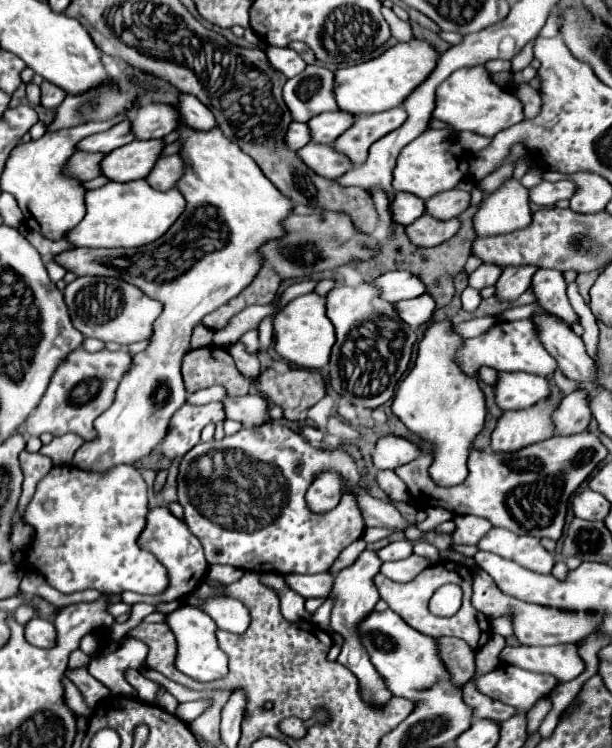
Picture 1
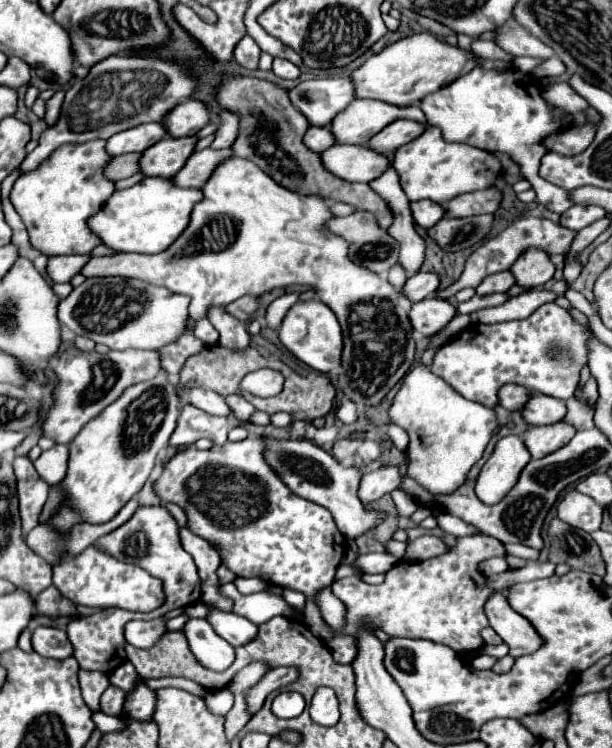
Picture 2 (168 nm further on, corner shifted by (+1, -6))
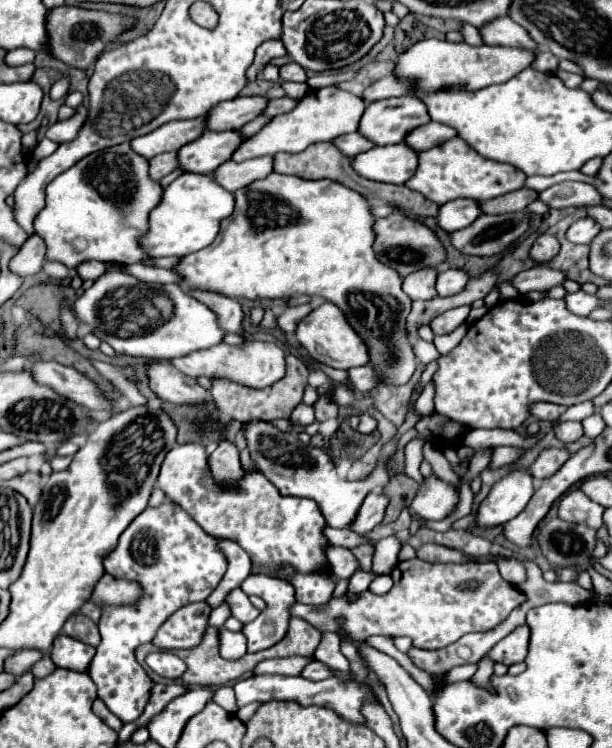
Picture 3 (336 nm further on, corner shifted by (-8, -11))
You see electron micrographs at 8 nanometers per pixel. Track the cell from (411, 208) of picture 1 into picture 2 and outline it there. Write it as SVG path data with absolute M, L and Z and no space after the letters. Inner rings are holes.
M418 200L418 202L412 202L412 216L414 216L414 222L422 228L430 228L434 226L436 222L440 222L444 218L446 210L442 204L438 202L432 202L432 200Z

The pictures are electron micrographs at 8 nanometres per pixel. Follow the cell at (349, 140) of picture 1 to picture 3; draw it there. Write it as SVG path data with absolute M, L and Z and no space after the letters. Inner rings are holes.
M427 123L427 125L421 125L417 129L413 129L407 137L405 137L405 145L413 147L413 151L421 153L421 151L427 151L435 145L441 145L445 143L447 139L455 137L455 129L447 127L447 125L441 125L441 123Z

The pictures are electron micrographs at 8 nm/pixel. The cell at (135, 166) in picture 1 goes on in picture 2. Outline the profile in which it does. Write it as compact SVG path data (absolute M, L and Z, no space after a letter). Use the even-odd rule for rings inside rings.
M166 136L162 138L162 142L156 142L142 154L140 172L146 176L172 178L192 156L196 144L198 144L196 136L182 136L182 138Z

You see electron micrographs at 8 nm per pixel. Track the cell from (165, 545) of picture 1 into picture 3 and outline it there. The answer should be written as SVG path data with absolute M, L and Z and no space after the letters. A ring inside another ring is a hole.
M163 503L159 507L145 509L141 515L137 515L133 519L133 523L121 533L117 547L109 555L105 555L103 567L107 573L111 573L115 577L133 579L133 581L141 583L141 587L145 591L143 599L137 605L103 607L103 615L99 619L101 643L97 645L97 653L89 665L89 675L97 685L99 699L103 699L105 705L109 707L109 711L115 713L123 723L133 723L141 717L141 713L147 705L147 699L149 699L149 691L153 687L153 681L147 677L145 669L141 669L139 661L135 659L135 649L145 641L145 635L149 635L149 641L151 641L151 635L155 635L159 625L169 615L173 615L177 609L185 607L185 603L205 601L213 593L213 589L219 585L219 581L227 569L227 561L221 555L221 551L217 549L215 539L211 535L207 535L205 531L201 531L201 527L193 519L189 519L189 515L185 515L185 511L181 511L181 507L177 507L175 503Z

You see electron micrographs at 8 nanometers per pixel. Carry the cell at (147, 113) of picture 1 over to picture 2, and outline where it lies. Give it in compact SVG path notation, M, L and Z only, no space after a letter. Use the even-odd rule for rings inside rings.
M186 100L178 104L166 118L166 130L170 136L192 136L198 130L202 130L210 122L208 106L200 100Z

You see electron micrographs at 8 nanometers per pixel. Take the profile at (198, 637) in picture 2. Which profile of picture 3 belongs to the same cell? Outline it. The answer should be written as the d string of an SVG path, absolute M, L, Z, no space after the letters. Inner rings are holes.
M219 629L219 653L221 657L233 661L233 659L241 659L247 653L247 645L245 645L245 637L243 633L233 633L227 629Z

